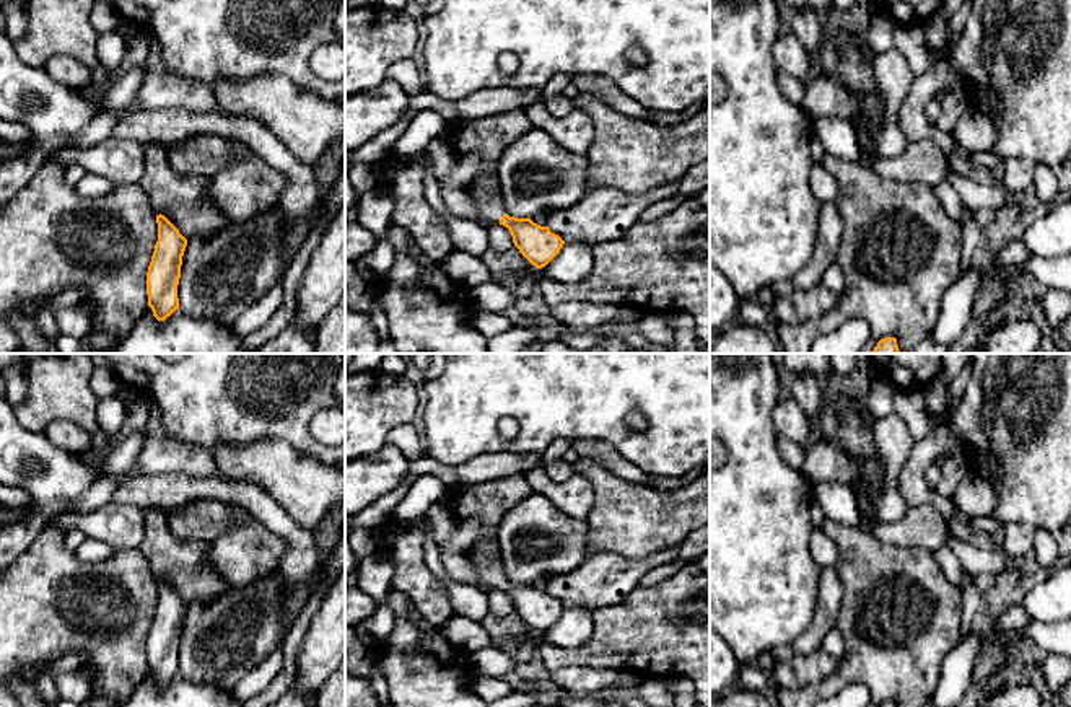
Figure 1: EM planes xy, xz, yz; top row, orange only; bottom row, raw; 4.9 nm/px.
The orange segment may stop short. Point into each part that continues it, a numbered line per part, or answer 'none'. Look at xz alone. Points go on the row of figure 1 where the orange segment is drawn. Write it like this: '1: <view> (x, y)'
1: xz (485, 191)

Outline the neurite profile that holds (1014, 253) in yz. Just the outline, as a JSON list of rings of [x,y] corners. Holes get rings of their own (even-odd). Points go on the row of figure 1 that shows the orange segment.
[[[1014,239],[1004,244],[993,257],[993,262],[985,267],[993,272],[996,269],[1011,269],[1014,266],[1024,264],[1032,257],[1030,249],[1022,243],[1022,239]]]

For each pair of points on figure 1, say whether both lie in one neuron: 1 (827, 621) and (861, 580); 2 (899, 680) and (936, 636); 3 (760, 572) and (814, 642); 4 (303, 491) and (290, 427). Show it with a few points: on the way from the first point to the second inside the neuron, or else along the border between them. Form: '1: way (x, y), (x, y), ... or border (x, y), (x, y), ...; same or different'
1: border (834, 567), (842, 585), (842, 606), (837, 624); different
2: way (904, 668), (925, 647); same
3: border (817, 595), (813, 621), (790, 644); different
4: border (257, 439), (282, 439), (297, 450), (327, 465); different

